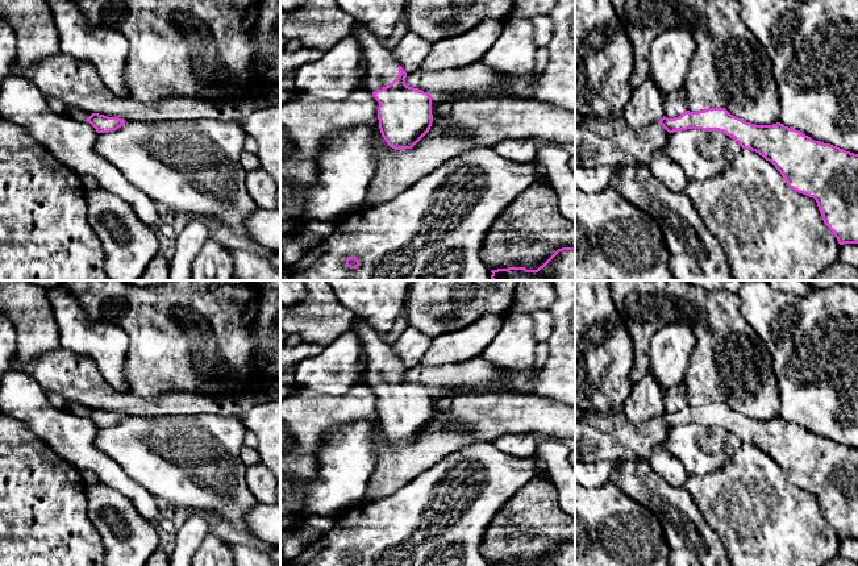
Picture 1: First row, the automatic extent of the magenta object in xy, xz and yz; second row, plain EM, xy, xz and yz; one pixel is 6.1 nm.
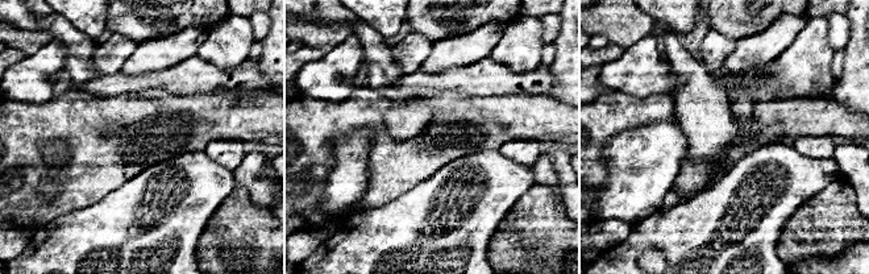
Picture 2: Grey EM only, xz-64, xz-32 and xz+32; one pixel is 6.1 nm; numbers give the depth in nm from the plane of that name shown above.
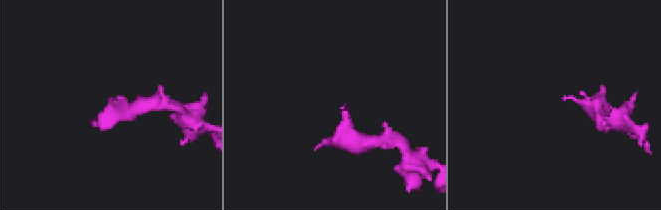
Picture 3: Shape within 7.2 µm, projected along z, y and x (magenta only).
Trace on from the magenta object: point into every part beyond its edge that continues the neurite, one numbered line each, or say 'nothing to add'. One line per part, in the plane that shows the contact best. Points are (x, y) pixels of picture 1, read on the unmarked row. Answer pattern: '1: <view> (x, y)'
1: xz (382, 363)

